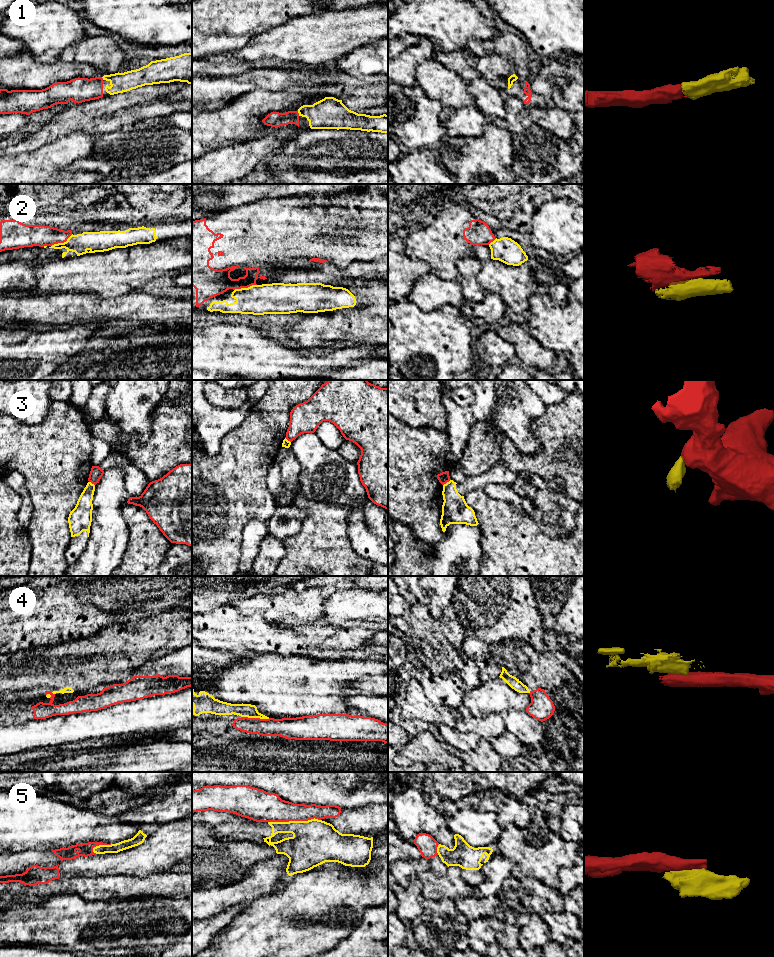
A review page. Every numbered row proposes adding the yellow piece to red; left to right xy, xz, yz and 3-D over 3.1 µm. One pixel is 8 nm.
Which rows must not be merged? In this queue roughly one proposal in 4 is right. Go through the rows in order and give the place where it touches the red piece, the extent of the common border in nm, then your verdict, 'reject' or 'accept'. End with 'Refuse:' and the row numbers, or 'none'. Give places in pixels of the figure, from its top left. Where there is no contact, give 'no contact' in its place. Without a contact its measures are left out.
1: meets red in xz at (298, 113); contact 40 nm long; accept
2: meets red in xz at (245, 287); contact 190 nm long; reject
3: meets red in yz at (446, 482); contact 80 nm long; reject
4: meets red in xz at (255, 718); contact 240 nm long; reject
5: meets red in xz at (294, 820); contact 420 nm long; reject
Refuse: 2, 3, 4, 5

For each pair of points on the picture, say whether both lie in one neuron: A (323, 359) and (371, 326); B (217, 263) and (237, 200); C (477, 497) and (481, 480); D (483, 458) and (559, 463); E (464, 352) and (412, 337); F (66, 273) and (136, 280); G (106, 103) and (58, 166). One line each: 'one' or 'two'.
A: two
B: two
C: two
D: one
E: one
F: one
G: two

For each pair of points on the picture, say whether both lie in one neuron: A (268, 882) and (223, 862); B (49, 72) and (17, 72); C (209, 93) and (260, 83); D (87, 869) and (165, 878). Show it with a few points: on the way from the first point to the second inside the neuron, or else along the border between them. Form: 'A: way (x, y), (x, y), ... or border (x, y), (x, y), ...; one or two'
A: border (266, 859), (252, 864), (239, 880), (226, 885); two
B: way (41, 72), (25, 72); one
C: way (222, 90), (247, 83); one
D: border (162, 869), (143, 876), (120, 875); two

